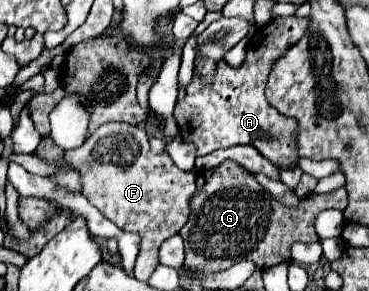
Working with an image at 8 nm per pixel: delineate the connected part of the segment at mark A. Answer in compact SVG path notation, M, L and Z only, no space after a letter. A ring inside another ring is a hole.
M274 18L250 38L242 66L232 68L220 60L210 84L204 84L198 76L192 78L188 84L188 94L176 102L174 118L178 122L182 140L196 146L198 156L206 156L214 150L236 144L250 144L278 168L294 166L298 160L298 154L294 154L294 122L278 114L278 110L266 100L264 90L274 62L302 38L306 28L308 18Z

